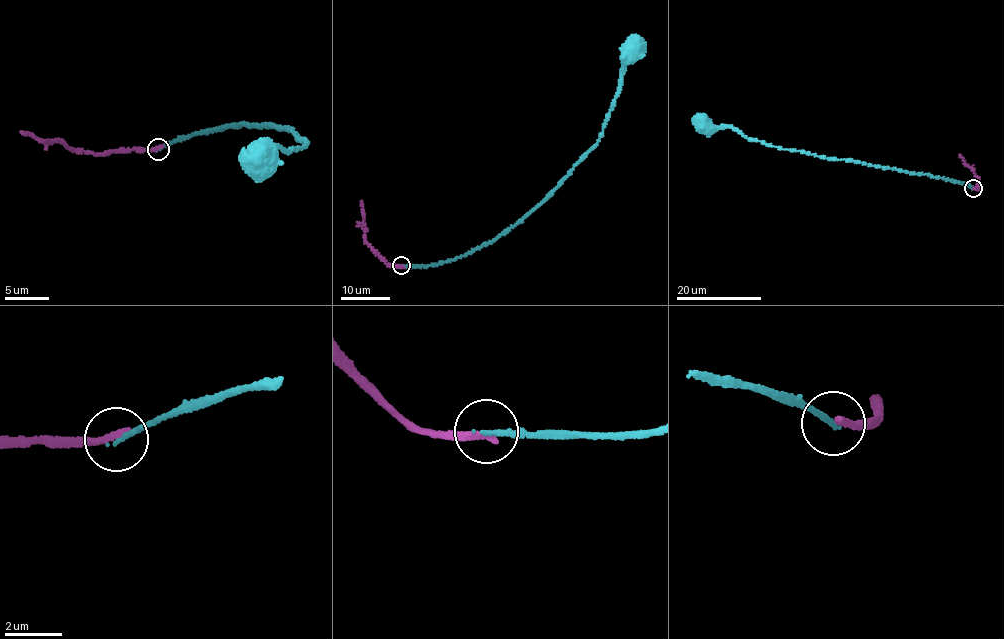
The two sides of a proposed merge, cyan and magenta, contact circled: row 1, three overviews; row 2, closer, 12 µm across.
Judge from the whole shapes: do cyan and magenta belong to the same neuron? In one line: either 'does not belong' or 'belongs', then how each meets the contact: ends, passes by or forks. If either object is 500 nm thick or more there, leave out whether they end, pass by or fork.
does not belong | cyan ends | magenta ends

